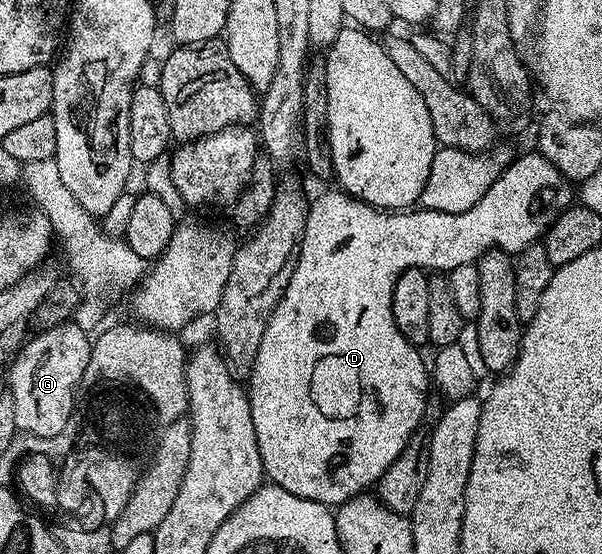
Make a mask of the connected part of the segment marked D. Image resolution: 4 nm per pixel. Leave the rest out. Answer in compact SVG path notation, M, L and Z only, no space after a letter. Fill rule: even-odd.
M531 151L531 153L521 152L516 156L508 166L506 170L496 179L477 204L467 211L461 211L460 214L445 214L444 211L429 210L422 207L412 207L406 211L388 211L385 209L376 209L373 205L367 205L364 201L359 201L355 197L351 197L348 193L342 191L334 191L335 193L323 193L320 195L316 201L312 200L310 202L309 208L307 210L307 226L303 228L303 240L297 250L297 260L294 262L293 268L290 270L291 278L289 283L285 287L285 291L281 295L281 299L277 303L277 307L273 311L273 315L269 319L269 323L265 327L265 335L261 335L261 347L257 351L255 356L255 362L251 365L251 371L249 374L249 380L251 380L251 386L247 385L245 392L247 395L247 401L251 405L251 414L253 415L253 431L257 431L257 447L261 451L261 463L263 464L263 472L265 474L266 480L273 485L280 485L285 491L289 491L293 495L297 495L301 499L309 499L310 501L316 501L322 505L328 507L338 507L349 499L358 497L360 495L366 494L368 490L374 486L376 481L381 479L381 475L385 475L385 471L389 467L389 463L393 463L393 459L397 459L397 455L401 455L401 451L405 447L405 443L409 443L409 439L417 430L424 424L423 422L423 412L425 411L426 401L429 396L429 390L427 390L427 385L429 389L429 365L426 361L423 362L423 357L416 346L411 345L405 339L405 335L401 335L401 331L397 331L397 323L393 323L393 287L397 283L397 279L401 275L401 271L406 269L421 269L424 271L450 271L456 269L457 267L465 267L466 265L474 265L478 262L481 255L485 255L491 249L502 249L504 253L510 253L512 255L518 255L523 252L524 249L528 249L530 245L536 244L542 238L543 234L547 232L547 229L555 222L555 218L559 216L561 212L561 204L559 205L559 200L562 199L563 193L569 192L573 189L572 182L568 181L567 178L562 177L557 171L557 167L553 167L553 163L549 163L549 159L545 159L537 151Z

